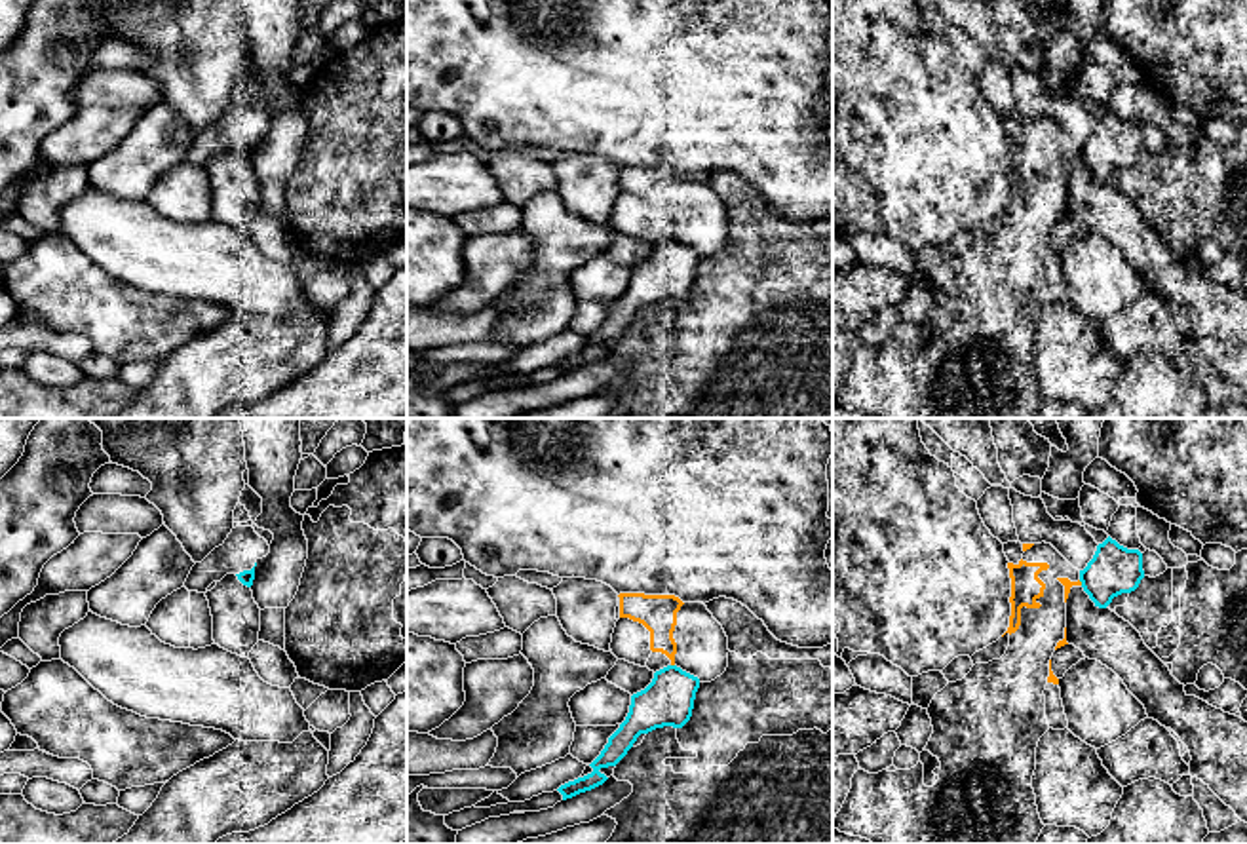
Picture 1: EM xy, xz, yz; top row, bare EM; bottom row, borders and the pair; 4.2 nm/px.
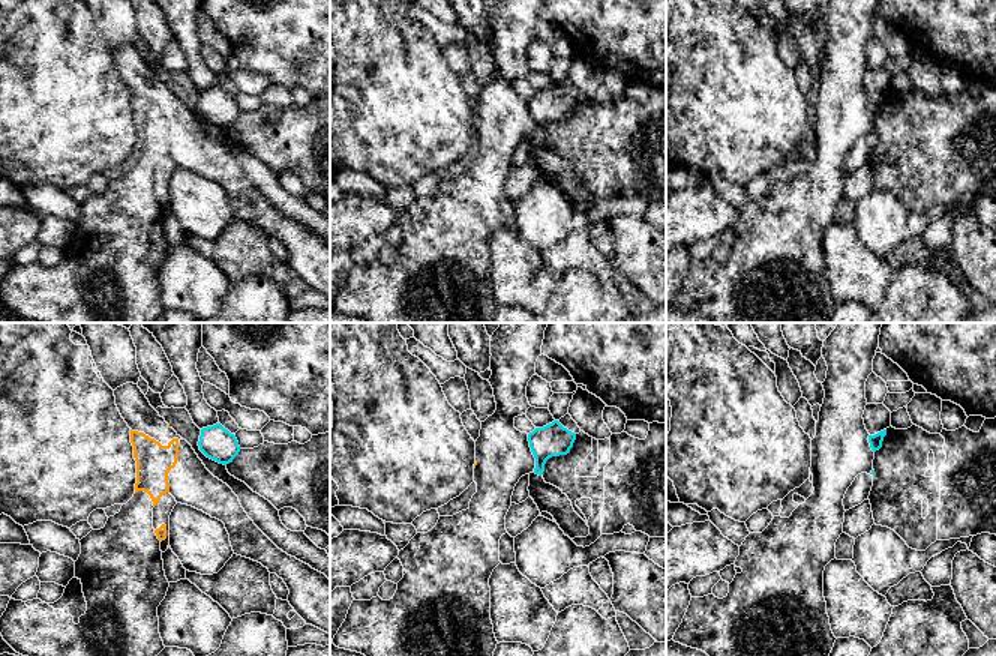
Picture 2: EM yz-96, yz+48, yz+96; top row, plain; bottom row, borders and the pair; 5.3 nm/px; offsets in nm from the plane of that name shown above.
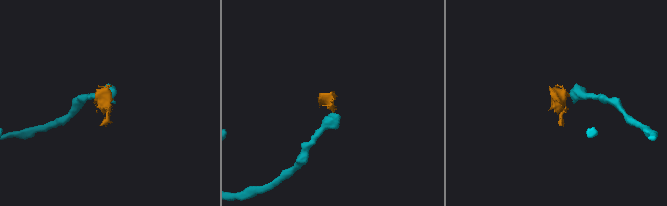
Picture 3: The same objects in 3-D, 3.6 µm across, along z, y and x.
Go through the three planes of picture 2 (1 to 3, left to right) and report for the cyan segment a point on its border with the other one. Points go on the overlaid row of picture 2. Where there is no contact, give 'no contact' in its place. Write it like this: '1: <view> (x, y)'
1: no contact
2: no contact
3: no contact

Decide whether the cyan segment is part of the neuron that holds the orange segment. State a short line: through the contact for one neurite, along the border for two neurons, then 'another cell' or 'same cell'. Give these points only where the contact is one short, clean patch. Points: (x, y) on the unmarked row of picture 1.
another cell

